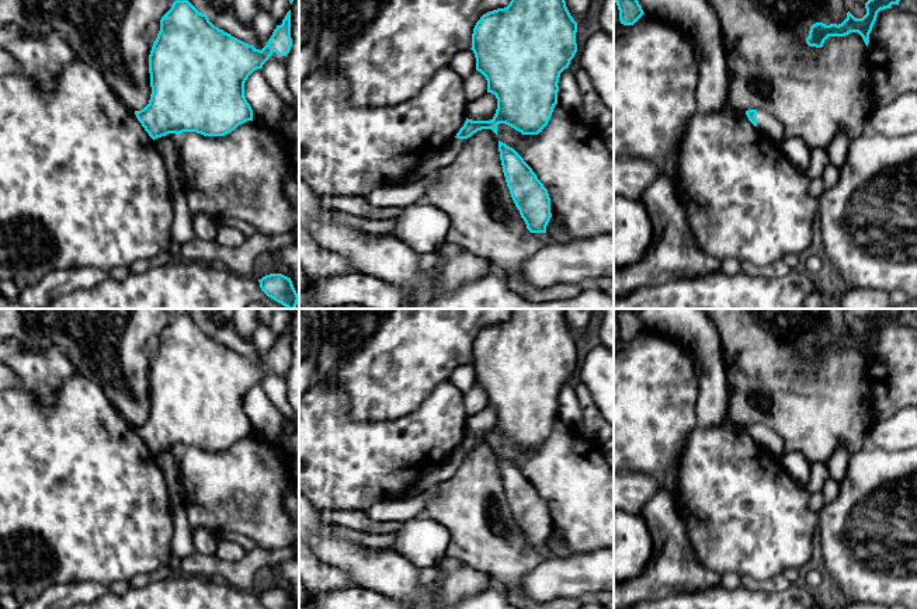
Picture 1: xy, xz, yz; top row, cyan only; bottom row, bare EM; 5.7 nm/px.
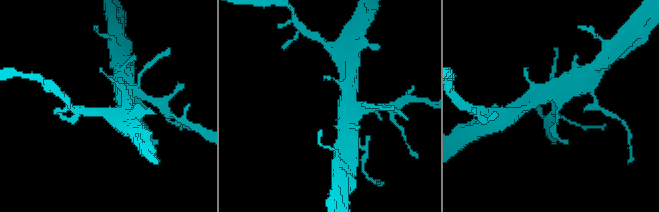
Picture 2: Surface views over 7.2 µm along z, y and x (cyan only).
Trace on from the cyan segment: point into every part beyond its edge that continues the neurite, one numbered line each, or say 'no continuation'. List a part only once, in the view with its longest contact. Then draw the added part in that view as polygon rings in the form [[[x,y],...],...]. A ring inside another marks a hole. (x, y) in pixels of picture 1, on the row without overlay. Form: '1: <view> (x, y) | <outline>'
1: yz (767, 438) | [[[757,424],[757,441],[758,446],[768,450],[774,456],[781,456],[784,452],[784,438],[771,427]]]

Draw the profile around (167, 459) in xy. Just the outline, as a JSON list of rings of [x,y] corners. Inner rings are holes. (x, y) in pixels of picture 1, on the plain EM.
[[[169,448],[166,450],[154,453],[153,457],[163,471],[171,508],[184,505],[185,491],[183,487],[178,449]]]

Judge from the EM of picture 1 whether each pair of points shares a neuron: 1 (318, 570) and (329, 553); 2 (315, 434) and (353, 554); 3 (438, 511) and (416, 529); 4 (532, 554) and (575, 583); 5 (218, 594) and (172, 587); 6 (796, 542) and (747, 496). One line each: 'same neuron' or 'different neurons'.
1: different neurons
2: different neurons
3: different neurons
4: different neurons
5: same neuron
6: same neuron

